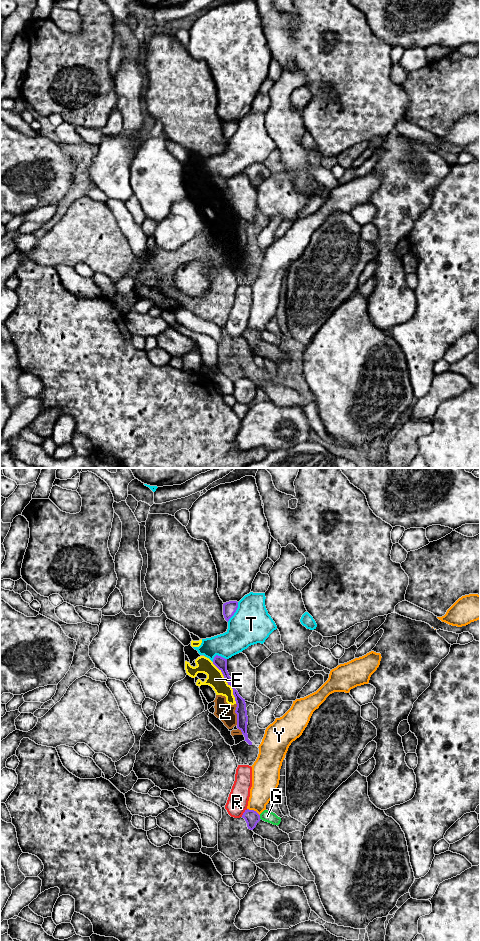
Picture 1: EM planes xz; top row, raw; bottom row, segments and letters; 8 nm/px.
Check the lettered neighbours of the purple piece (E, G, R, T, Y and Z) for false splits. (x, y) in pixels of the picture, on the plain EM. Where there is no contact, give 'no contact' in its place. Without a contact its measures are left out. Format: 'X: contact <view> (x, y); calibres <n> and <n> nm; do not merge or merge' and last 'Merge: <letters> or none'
E: contact xz (227, 202); calibres 100 and 140 nm; do not merge
G: contact xz (259, 337); calibres 120 and 90 nm; do not merge
R: contact xz (243, 333); calibres 120 and 170 nm; do not merge
T: contact xz (235, 131); calibres 110 and 320 nm; do not merge
Y: contact xz (253, 330); calibres 120 and 200 nm; do not merge
Z: contact xz (236, 233); calibres 90 and 150 nm; do not merge
Merge: none

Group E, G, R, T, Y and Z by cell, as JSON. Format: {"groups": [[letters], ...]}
{"groups": [["E", "Z"], ["G"], ["R"], ["T"], ["Y"]]}

